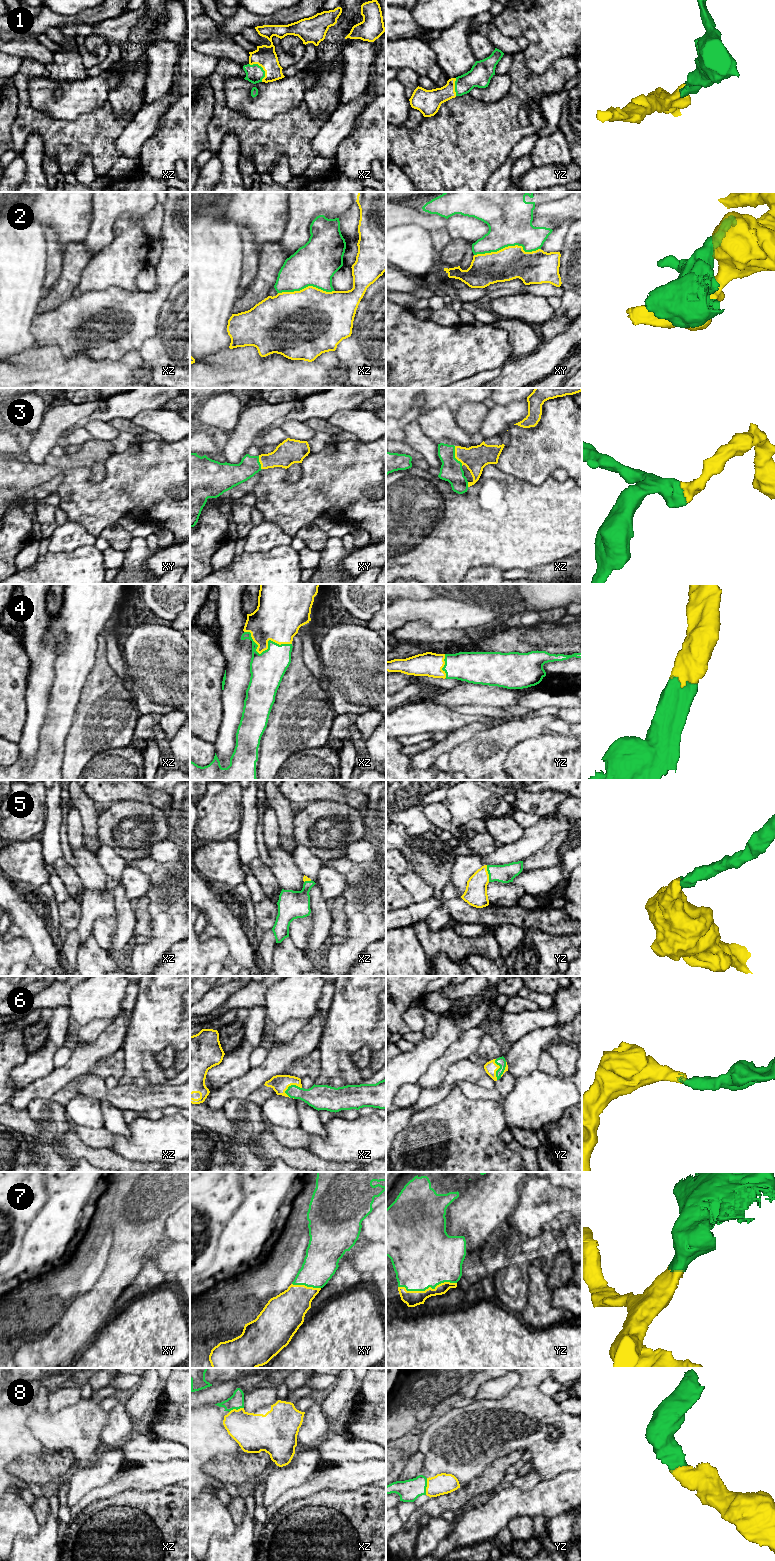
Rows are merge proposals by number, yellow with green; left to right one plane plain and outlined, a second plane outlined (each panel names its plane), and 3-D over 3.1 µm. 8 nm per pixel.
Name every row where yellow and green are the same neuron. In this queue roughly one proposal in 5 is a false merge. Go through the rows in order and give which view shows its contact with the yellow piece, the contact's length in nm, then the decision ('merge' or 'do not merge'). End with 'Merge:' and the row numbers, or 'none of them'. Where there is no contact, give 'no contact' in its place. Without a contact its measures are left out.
1: xz | 190 nm | merge
2: xy | 550 nm | do not merge
3: xz | 170 nm | merge
4: xz | 400 nm | merge
5: yz | 140 nm | merge
6: xz | 150 nm | merge
7: yz | 480 nm | merge
8: yz | 140 nm | merge
Merge: 1, 3, 4, 5, 6, 7, 8

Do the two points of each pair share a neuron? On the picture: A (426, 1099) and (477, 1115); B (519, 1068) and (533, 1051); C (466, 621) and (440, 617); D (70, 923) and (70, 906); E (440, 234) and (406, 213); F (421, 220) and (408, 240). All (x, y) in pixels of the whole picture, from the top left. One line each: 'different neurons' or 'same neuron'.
A: different neurons
B: same neuron
C: same neuron
D: same neuron
E: different neurons
F: different neurons

